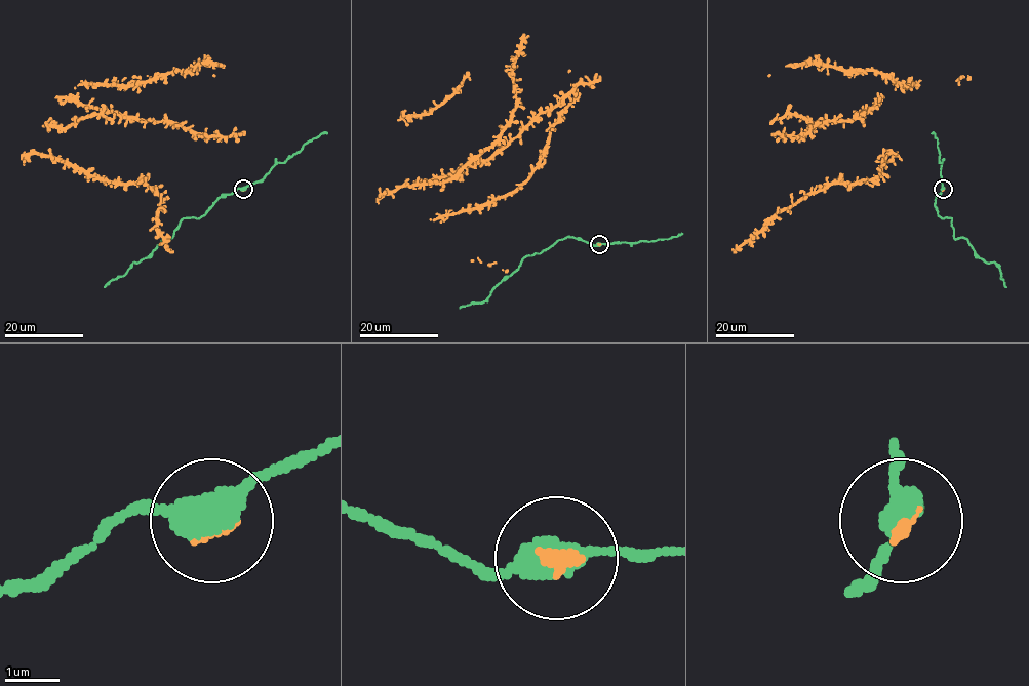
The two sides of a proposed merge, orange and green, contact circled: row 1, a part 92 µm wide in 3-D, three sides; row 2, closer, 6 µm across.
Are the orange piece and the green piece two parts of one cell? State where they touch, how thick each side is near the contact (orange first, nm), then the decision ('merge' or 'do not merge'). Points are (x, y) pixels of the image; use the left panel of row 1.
(243, 189) | 140/440 nm | merge

